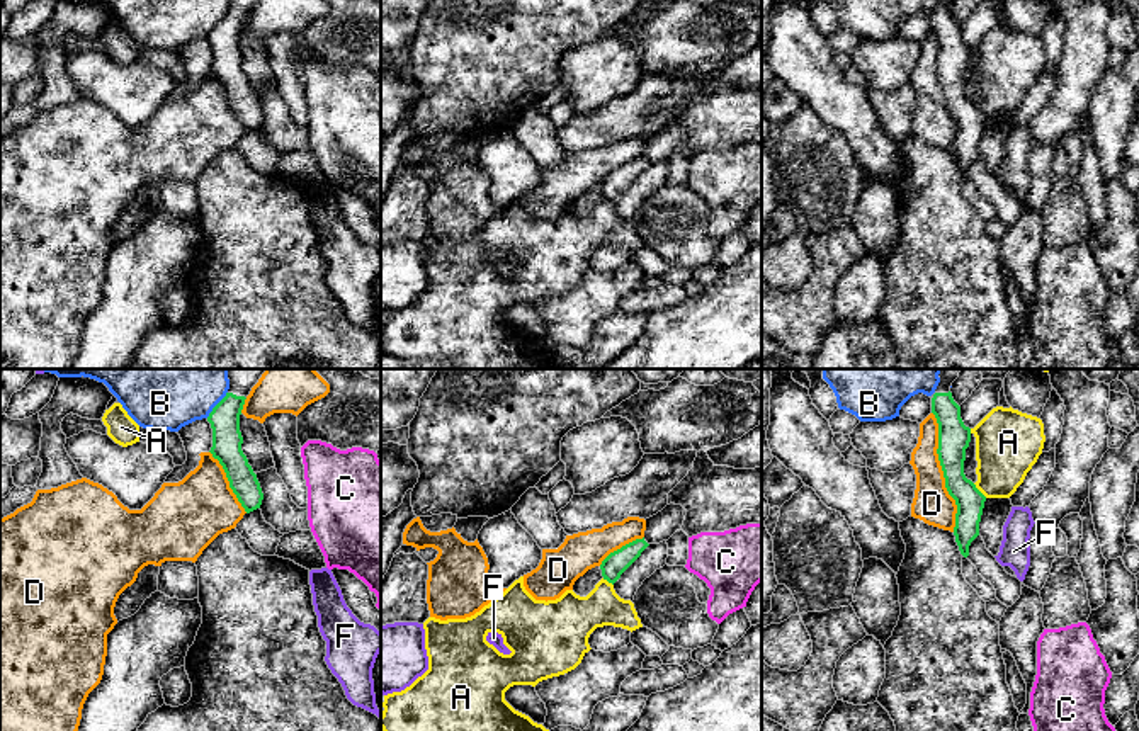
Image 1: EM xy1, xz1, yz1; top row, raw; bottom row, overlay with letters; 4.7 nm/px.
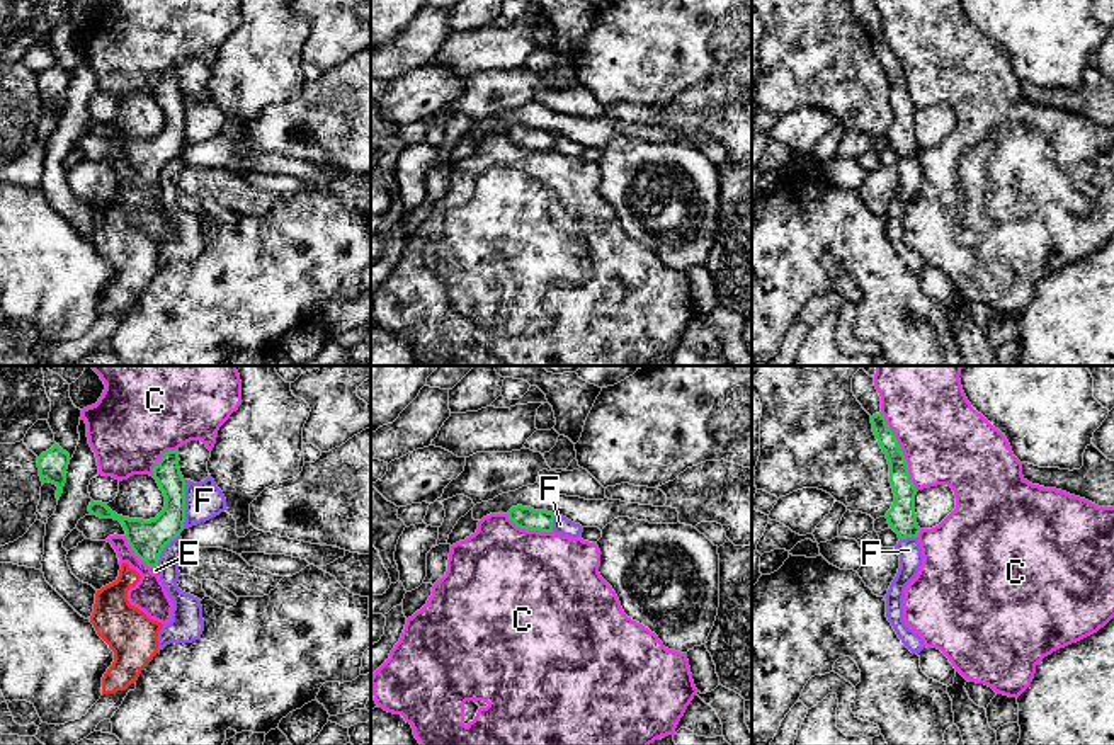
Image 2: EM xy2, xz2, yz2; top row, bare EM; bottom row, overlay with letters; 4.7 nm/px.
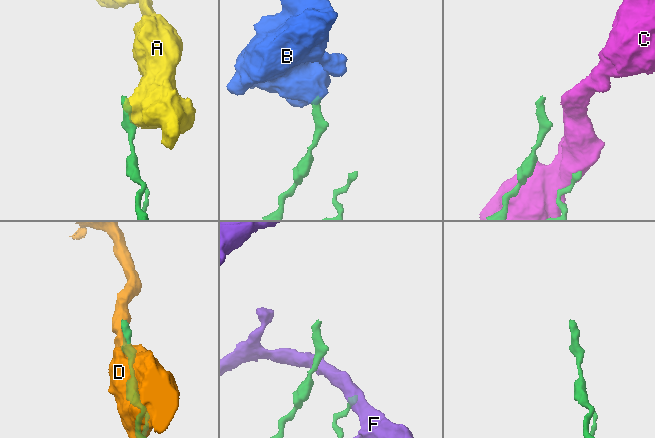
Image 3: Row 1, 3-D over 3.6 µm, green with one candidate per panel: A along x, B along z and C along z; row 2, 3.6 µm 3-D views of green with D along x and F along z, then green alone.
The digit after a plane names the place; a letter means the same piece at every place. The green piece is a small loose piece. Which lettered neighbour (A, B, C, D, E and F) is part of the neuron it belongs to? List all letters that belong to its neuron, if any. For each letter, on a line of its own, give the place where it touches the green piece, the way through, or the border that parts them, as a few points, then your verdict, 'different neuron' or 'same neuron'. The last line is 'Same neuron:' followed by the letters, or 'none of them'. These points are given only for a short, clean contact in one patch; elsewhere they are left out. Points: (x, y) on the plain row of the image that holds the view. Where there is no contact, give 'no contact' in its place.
A: contact yz1 (978, 109); border yz1 (973, 102), (986, 116); different neuron
B: contact xy1 (216, 24); border xy1 (226, 11), (206, 36); different neuron
C: contact yz2 (902, 70); different neuron
D: contact yz1 (942, 89); different neuron
E: contact xy2 (153, 186); way xy2 (147, 157), (153, 186), (155, 189); same neuron
F: contact xy2 (184, 123); different neuron
Same neuron: E

